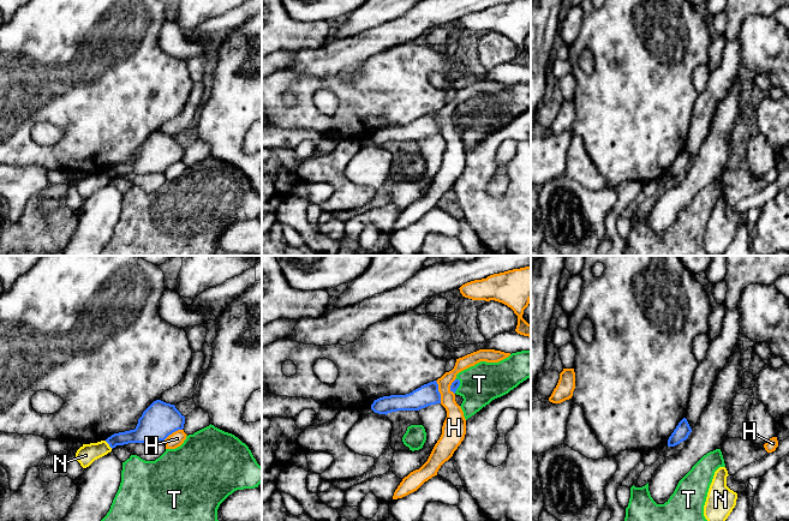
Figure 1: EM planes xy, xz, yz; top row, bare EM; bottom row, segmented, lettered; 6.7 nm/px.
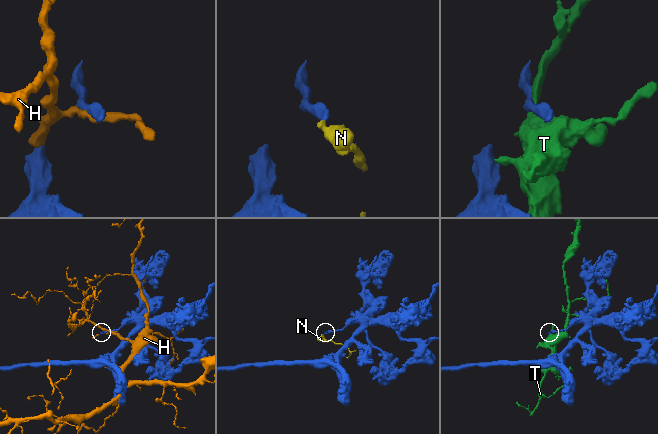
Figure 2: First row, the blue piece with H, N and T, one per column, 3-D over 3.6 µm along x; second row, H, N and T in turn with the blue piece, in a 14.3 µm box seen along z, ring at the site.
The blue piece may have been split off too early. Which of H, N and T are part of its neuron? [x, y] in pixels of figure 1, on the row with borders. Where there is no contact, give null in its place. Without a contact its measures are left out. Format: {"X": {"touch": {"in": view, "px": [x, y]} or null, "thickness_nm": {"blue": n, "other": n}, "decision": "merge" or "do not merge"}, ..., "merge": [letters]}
{"H": {"touch": {"in": "xz", "px": [438, 391]}, "thickness_nm": {"blue": 140, "other": 150}, "decision": "do not merge"}, "N": {"touch": {"in": "xy", "px": [108, 443]}, "thickness_nm": {"blue": 130, "other": 130}, "decision": "do not merge"}, "T": {"touch": {"in": "xz", "px": [459, 384]}, "thickness_nm": {"blue": 50, "other": 260}, "decision": "do not merge"}, "merge": []}

